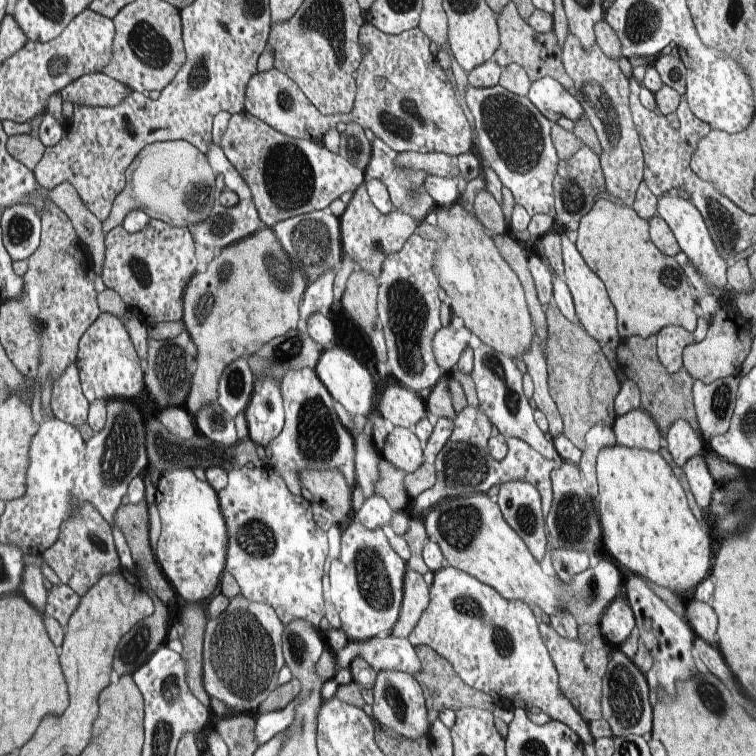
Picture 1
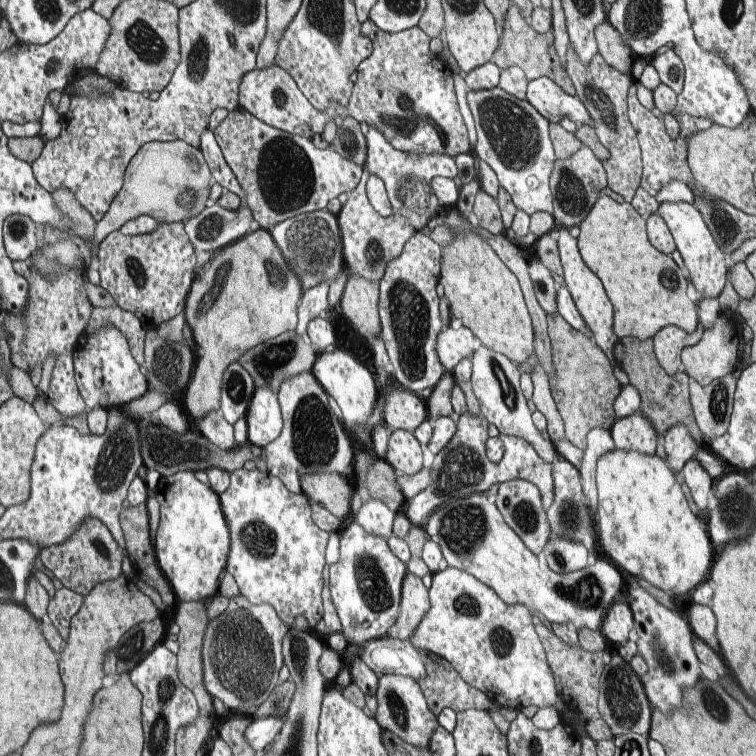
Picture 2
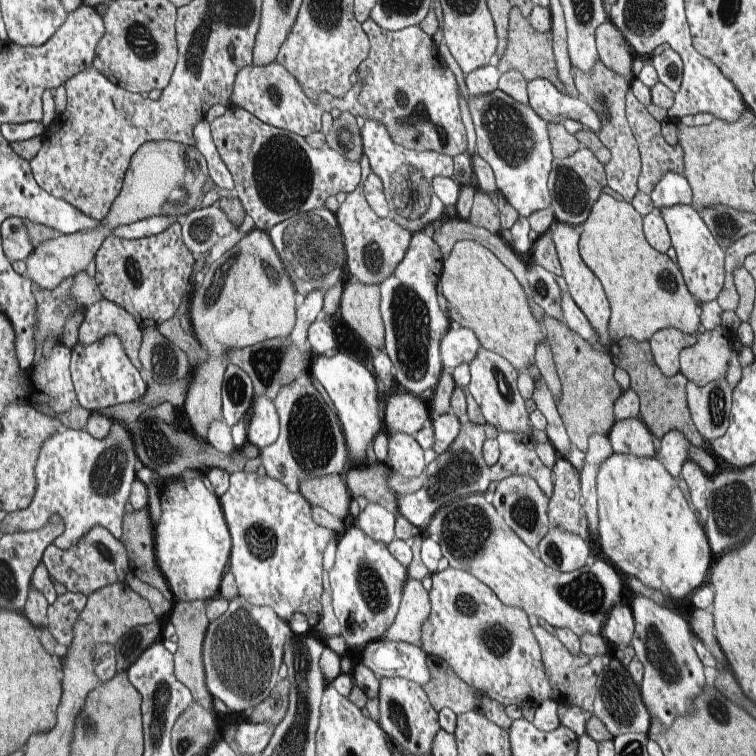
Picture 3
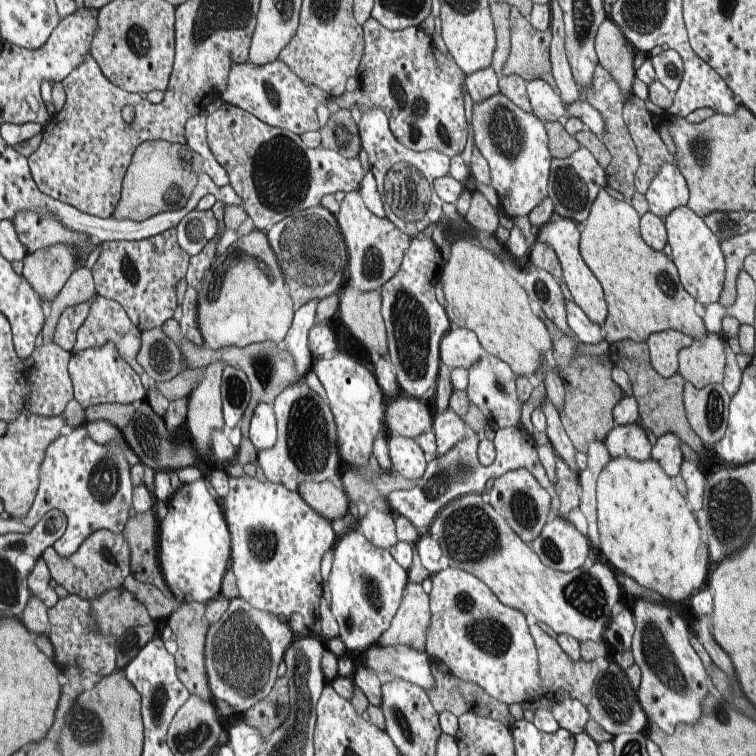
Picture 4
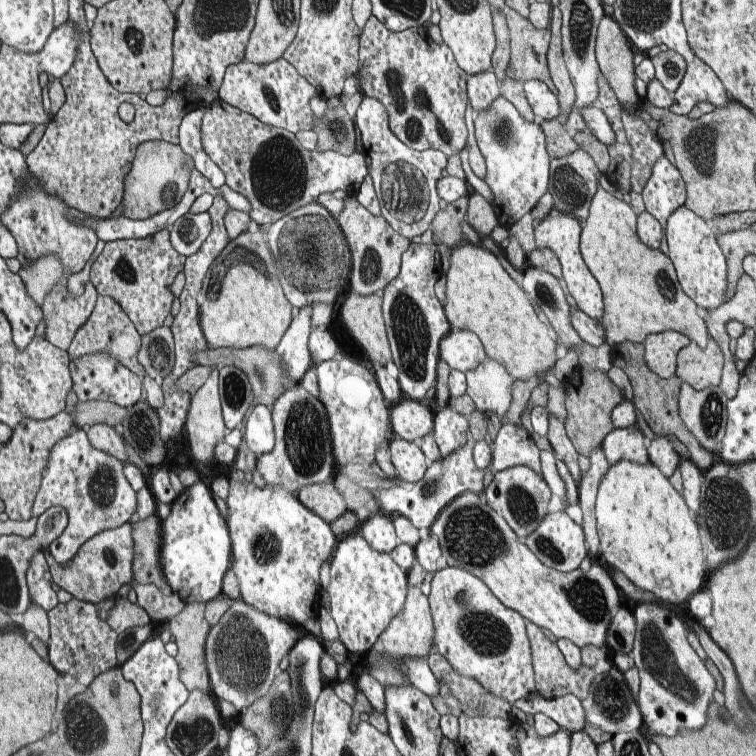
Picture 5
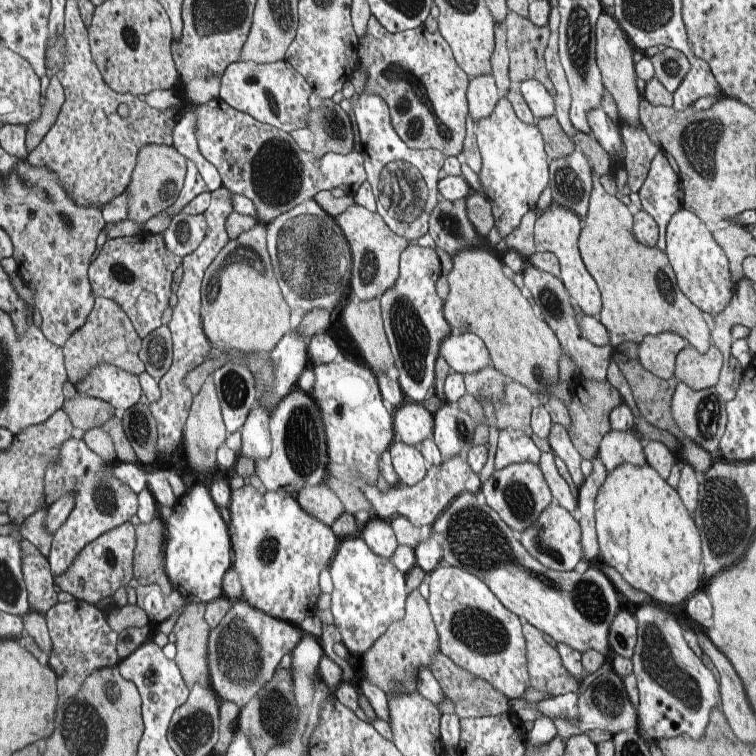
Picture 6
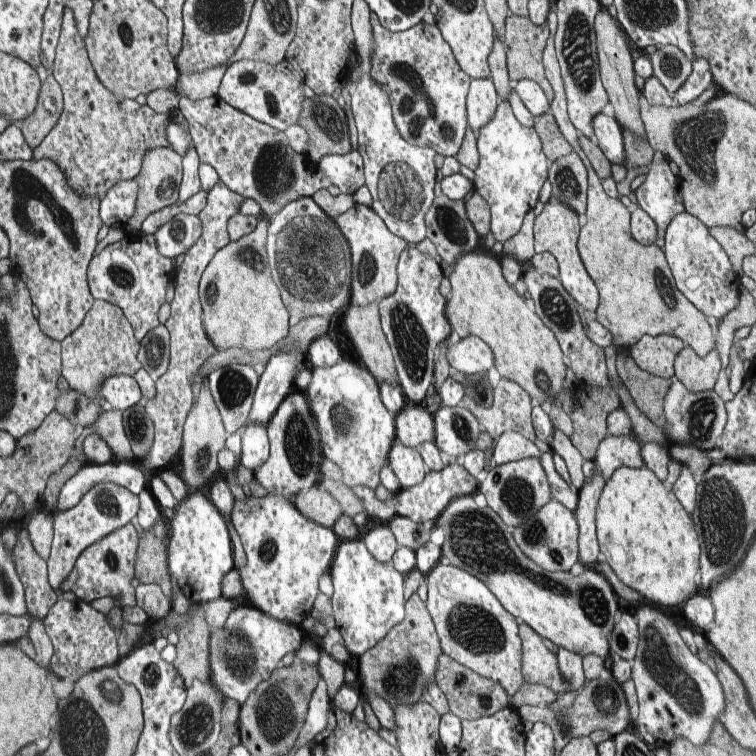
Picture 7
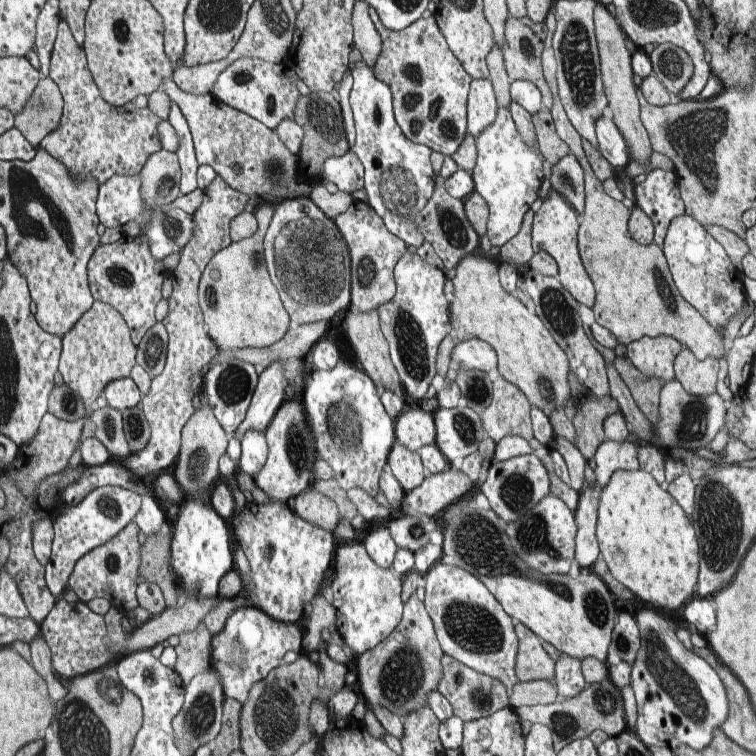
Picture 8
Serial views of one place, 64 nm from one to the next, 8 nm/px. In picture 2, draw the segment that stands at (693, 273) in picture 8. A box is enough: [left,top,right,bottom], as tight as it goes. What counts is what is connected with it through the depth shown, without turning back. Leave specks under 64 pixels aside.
[658,202,728,299]

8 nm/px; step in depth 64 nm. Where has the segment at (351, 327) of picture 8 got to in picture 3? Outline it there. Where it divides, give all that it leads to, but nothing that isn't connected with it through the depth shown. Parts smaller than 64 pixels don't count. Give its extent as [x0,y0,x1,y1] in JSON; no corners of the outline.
[339,280,385,350]

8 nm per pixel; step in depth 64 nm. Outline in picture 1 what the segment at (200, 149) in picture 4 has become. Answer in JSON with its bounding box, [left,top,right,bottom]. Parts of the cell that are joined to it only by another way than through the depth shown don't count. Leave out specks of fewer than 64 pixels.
[192,140,261,249]

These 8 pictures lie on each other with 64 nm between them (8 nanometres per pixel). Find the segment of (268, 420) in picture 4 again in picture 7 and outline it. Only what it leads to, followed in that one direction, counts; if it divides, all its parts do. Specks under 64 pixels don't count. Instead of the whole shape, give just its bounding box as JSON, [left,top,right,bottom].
[240,422,270,471]

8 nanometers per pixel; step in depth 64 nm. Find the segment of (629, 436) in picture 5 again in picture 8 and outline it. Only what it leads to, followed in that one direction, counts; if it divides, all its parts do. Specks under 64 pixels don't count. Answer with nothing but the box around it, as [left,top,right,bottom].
[594,439,640,489]

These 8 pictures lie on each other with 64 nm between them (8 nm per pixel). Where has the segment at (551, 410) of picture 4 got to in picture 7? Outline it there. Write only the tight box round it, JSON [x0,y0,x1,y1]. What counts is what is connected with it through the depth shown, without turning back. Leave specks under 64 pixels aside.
[548,429,586,491]

